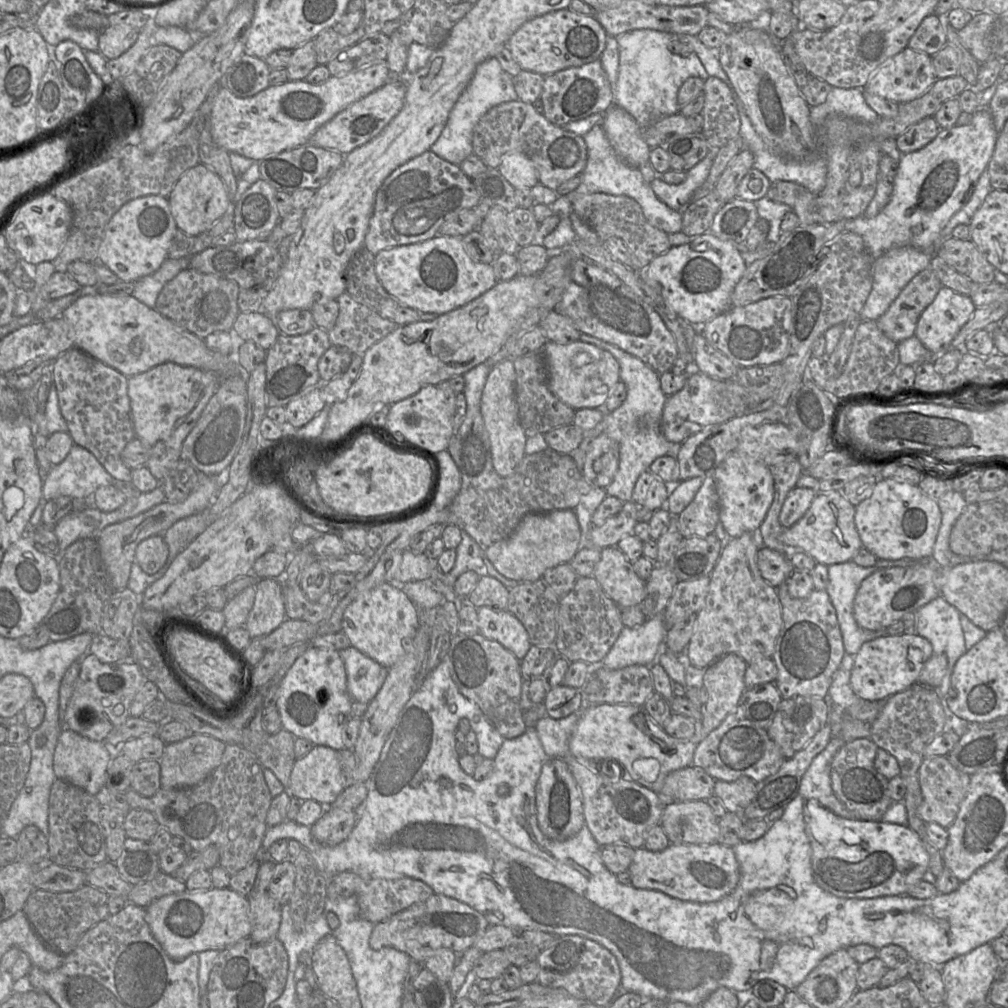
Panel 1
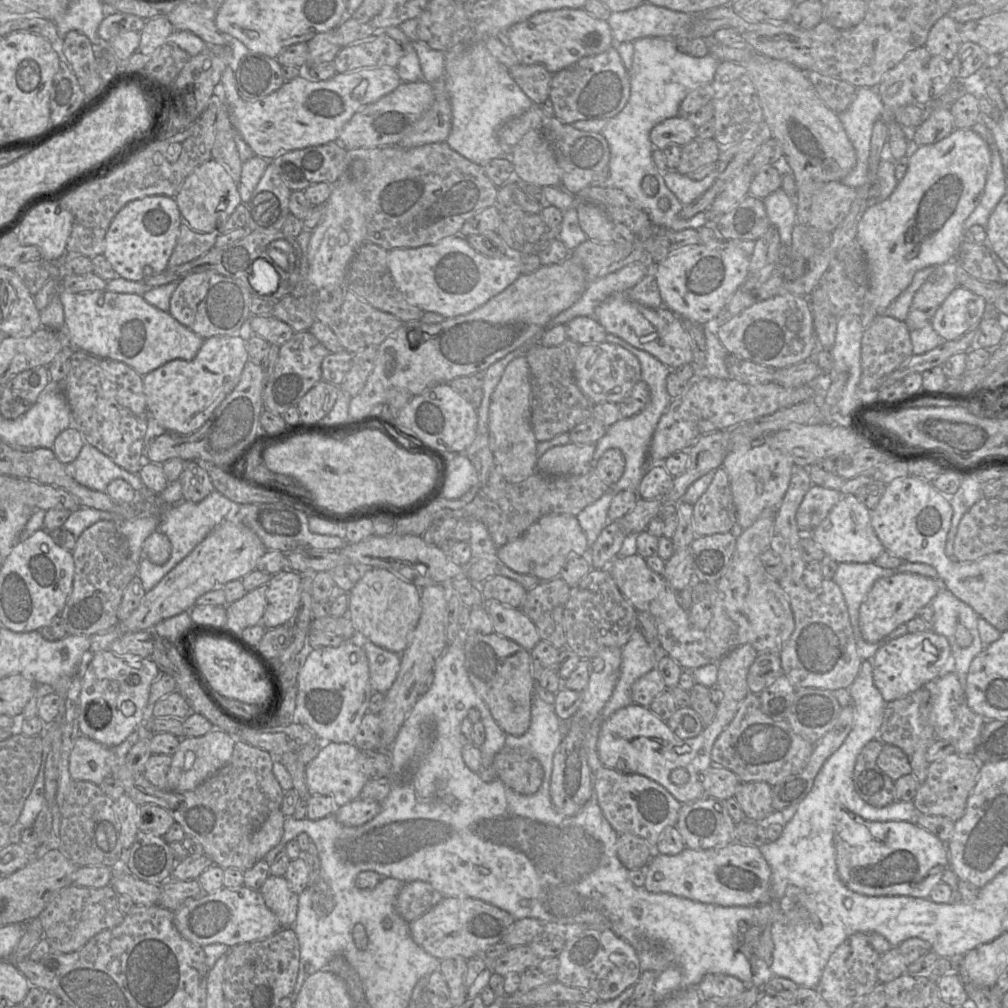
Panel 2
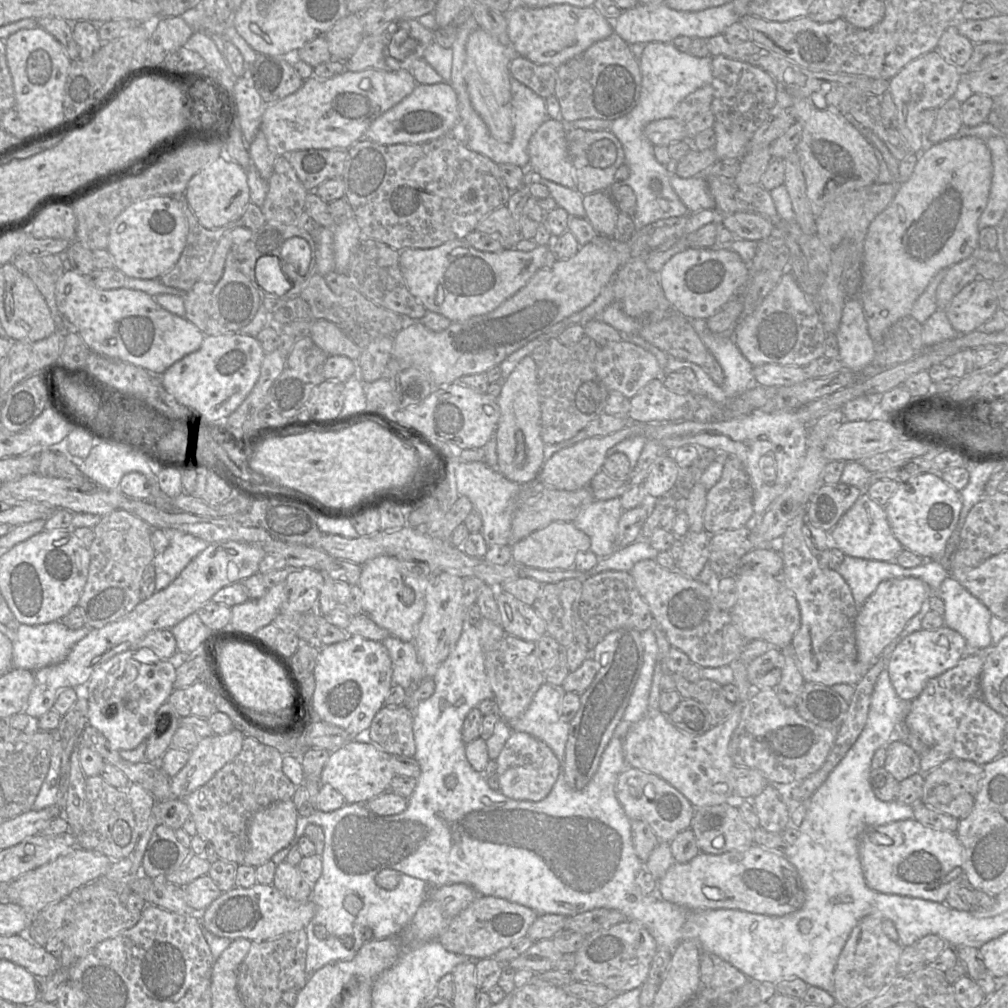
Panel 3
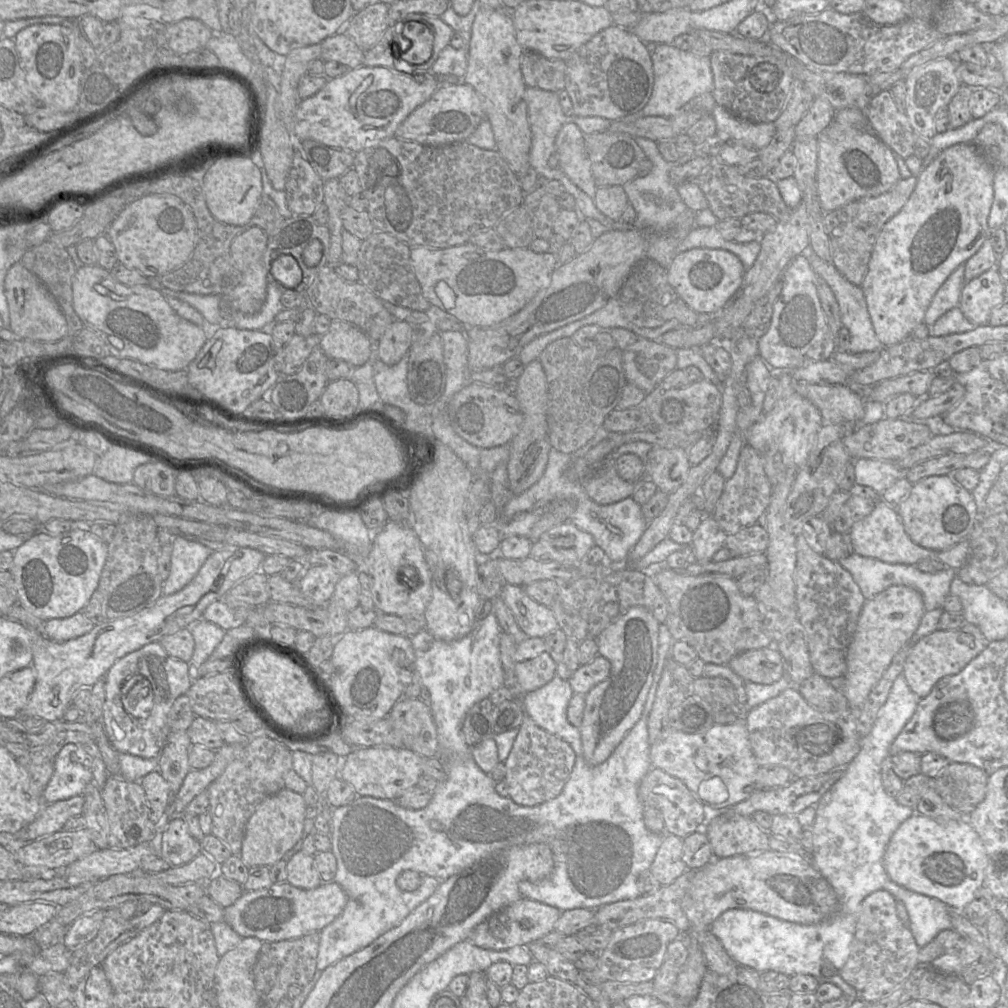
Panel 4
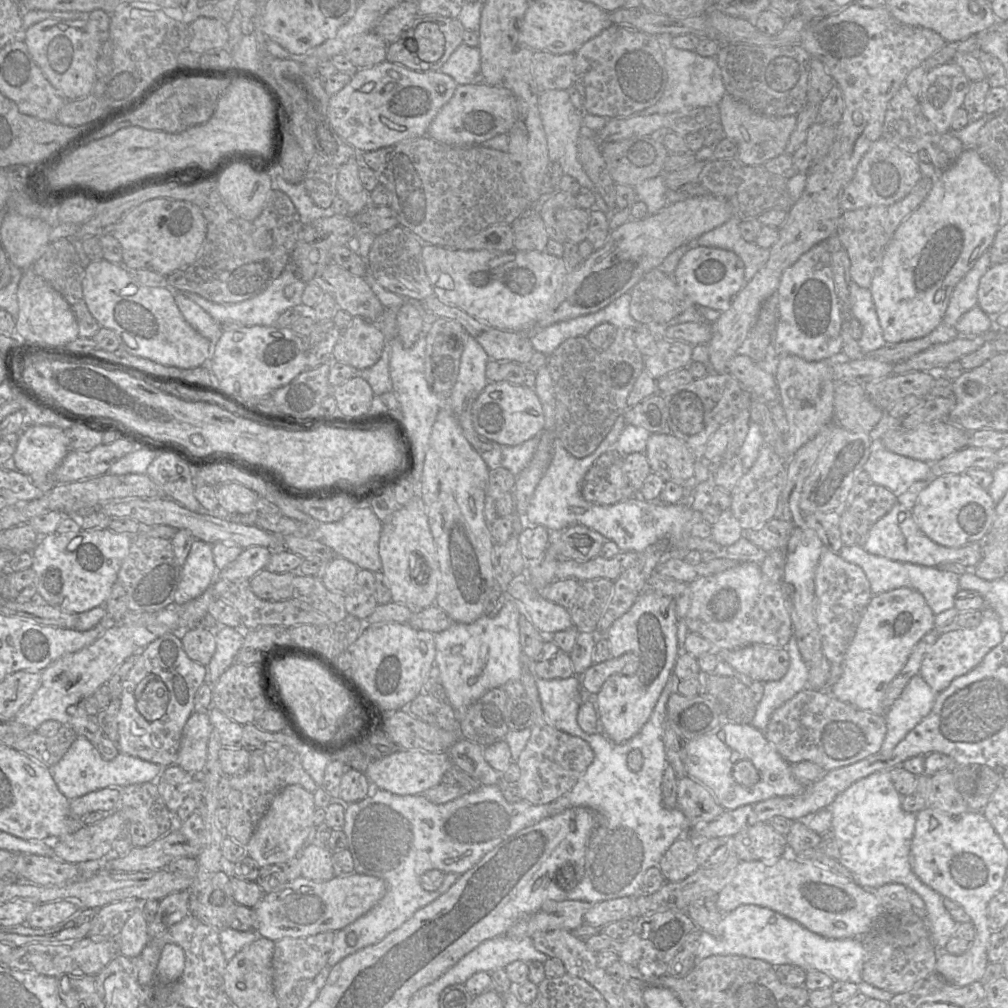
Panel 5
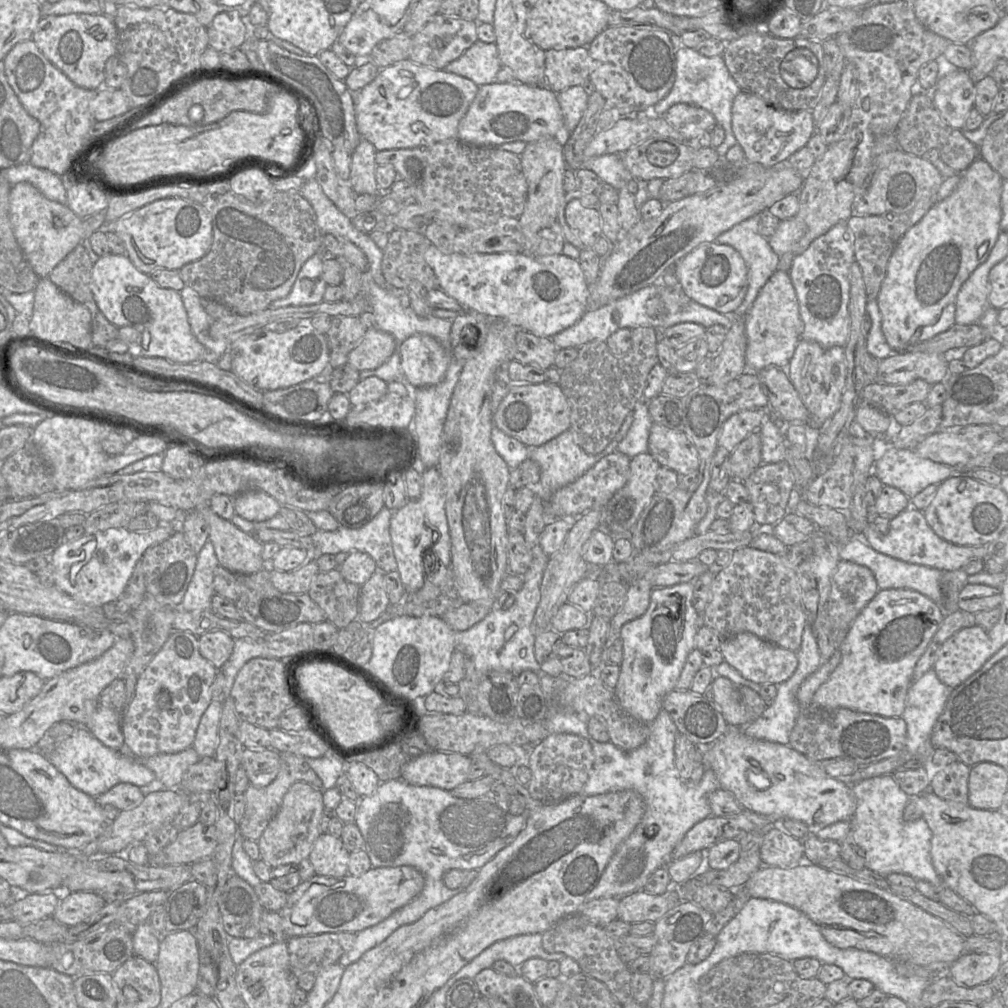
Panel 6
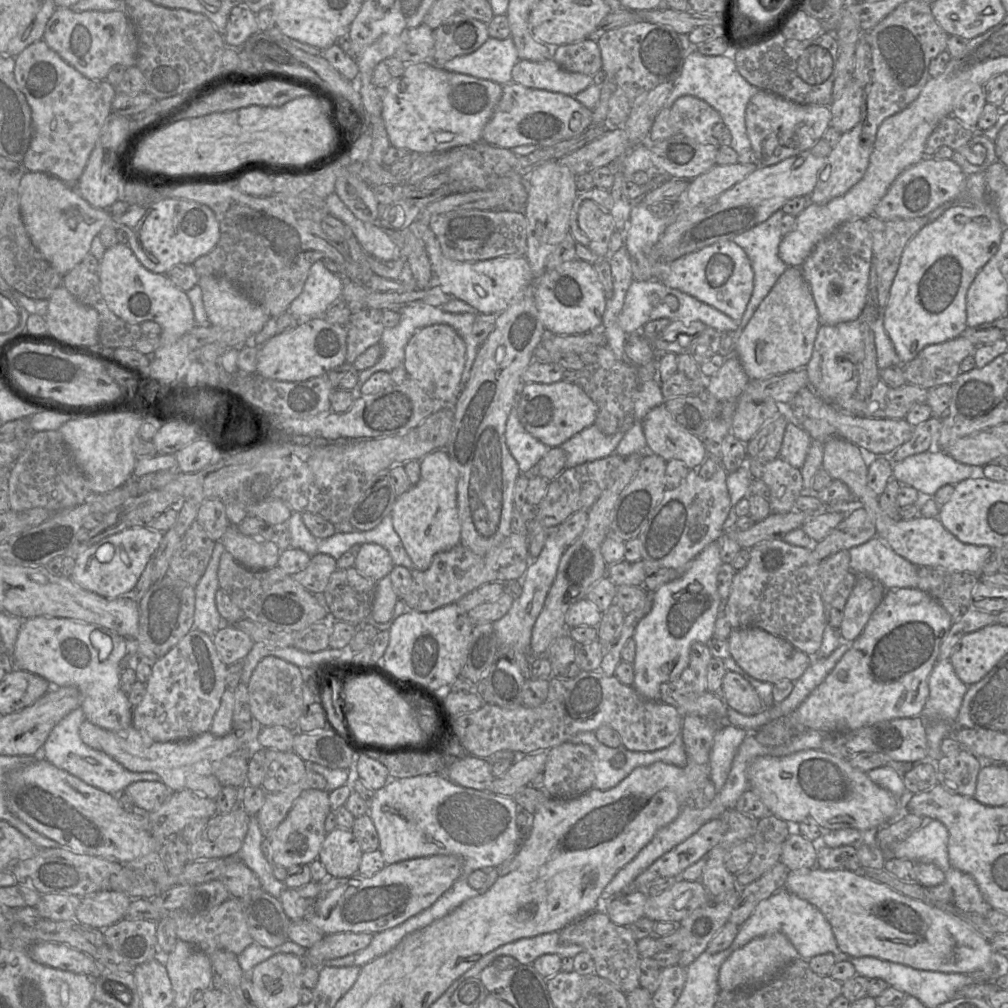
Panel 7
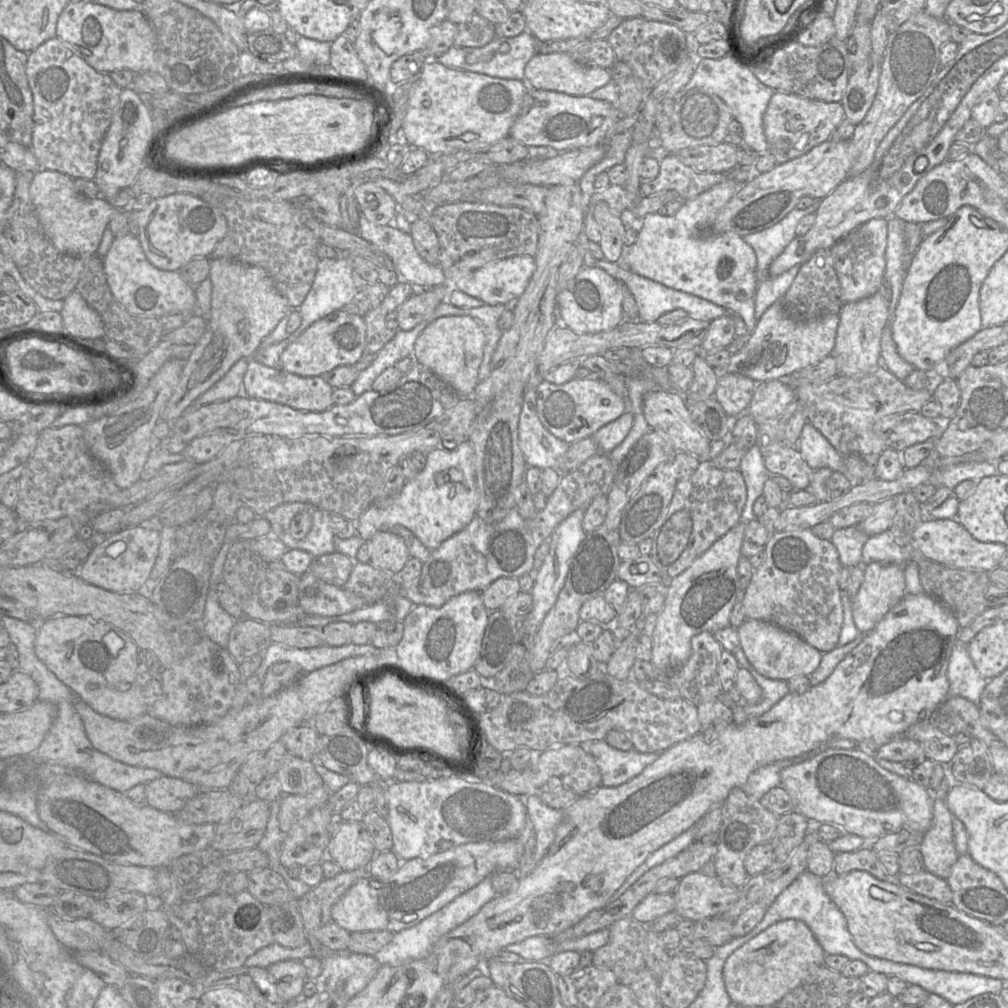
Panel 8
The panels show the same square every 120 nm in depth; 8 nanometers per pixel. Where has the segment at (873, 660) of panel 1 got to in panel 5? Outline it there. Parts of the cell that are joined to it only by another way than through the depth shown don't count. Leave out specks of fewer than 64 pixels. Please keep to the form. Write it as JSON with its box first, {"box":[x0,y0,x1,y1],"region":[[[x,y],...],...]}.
{"box":[919,608,1003,692],"region":[[[984,608],[980,623],[973,628],[951,625],[940,628],[941,634],[925,652],[919,675],[935,692],[946,689],[956,677],[964,675],[976,667],[985,655],[1003,639],[1003,632],[997,613],[992,608]]]}

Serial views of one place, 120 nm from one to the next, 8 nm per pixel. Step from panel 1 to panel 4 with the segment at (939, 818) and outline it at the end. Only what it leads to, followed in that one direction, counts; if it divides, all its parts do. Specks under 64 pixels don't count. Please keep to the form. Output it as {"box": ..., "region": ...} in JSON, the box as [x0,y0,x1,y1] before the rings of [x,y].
{"box":[935,762,987,815],"region":[[[950,762],[935,777],[935,789],[943,801],[969,815],[986,795],[987,773],[968,763]]]}

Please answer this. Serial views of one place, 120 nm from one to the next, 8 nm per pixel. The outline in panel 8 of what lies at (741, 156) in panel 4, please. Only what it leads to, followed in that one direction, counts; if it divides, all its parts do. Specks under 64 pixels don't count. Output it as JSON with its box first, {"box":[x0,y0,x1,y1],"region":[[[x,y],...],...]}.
{"box":[763,91,845,164],"region":[[[775,91],[763,115],[763,129],[769,152],[778,164],[797,158],[827,141],[845,117],[840,102],[824,102],[790,92]]]}

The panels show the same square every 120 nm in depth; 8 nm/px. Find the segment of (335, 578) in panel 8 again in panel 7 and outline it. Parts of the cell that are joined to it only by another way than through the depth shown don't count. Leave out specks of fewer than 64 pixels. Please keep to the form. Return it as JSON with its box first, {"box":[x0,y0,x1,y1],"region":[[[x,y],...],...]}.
{"box":[292,553,336,595],"region":[[[317,553],[302,571],[293,574],[292,577],[310,593],[322,595],[336,570],[336,559],[327,554]]]}

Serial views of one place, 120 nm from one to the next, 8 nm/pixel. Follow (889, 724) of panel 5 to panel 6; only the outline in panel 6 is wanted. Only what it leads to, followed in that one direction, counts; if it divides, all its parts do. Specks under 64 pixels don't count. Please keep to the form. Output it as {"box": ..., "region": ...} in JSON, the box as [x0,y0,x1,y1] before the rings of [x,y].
{"box":[900,669,952,764],"region":[[[933,669],[924,673],[916,682],[909,687],[905,709],[900,716],[907,726],[905,750],[912,758],[923,760],[925,764],[930,760],[935,748],[931,743],[931,735],[936,721],[942,714],[952,688],[944,685],[937,677]]]}

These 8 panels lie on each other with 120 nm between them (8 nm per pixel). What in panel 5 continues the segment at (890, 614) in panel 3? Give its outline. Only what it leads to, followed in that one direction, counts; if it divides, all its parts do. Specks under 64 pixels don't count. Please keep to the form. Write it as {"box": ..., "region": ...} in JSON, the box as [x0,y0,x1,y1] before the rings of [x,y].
{"box":[829,587,934,714],"region":[[[901,587],[873,595],[846,649],[841,676],[829,693],[860,710],[884,714],[882,701],[888,685],[919,640],[934,628],[934,617],[924,597],[913,589]]]}

